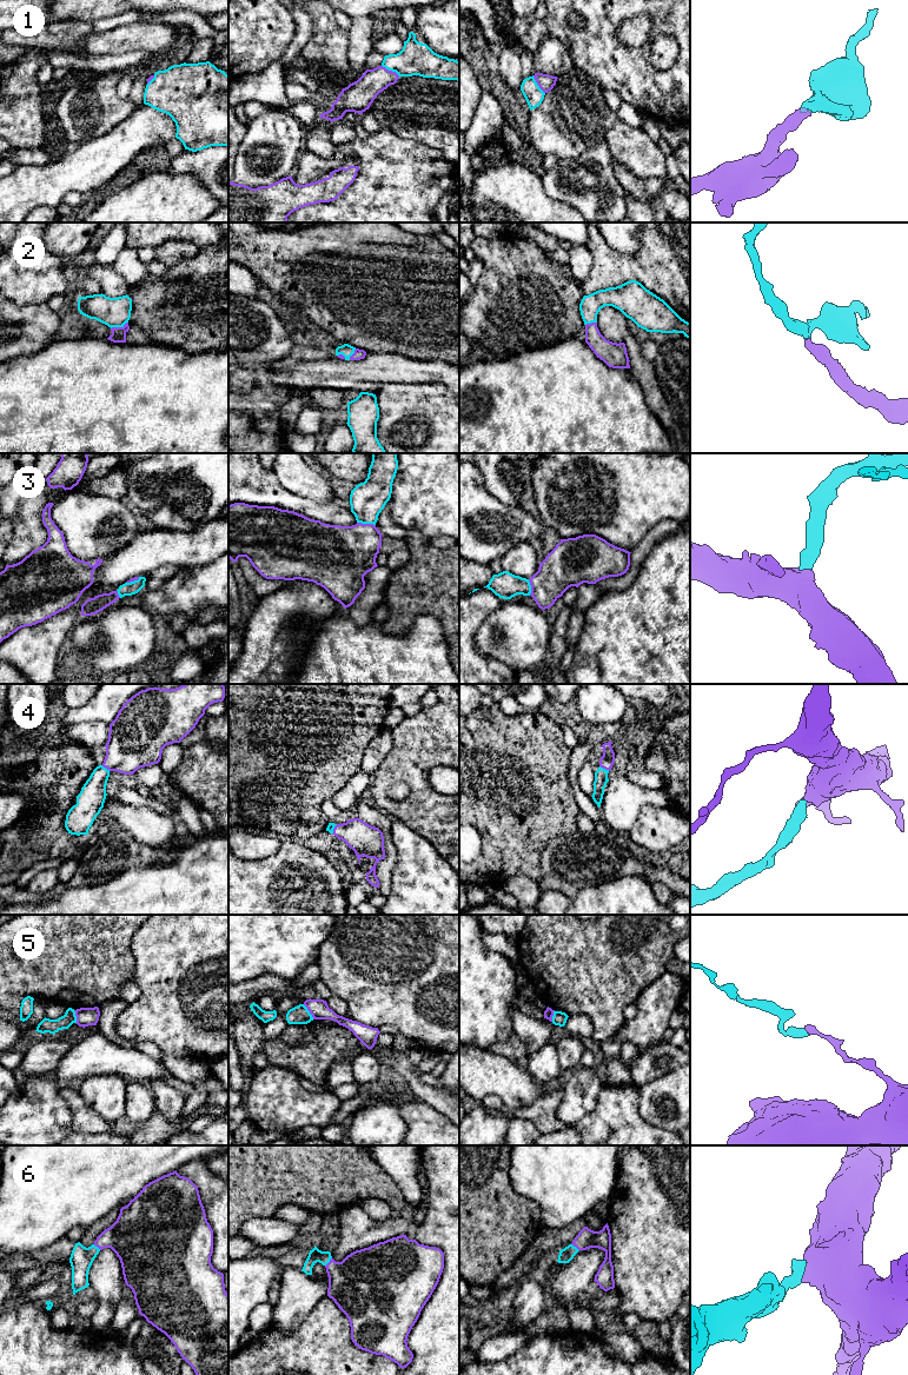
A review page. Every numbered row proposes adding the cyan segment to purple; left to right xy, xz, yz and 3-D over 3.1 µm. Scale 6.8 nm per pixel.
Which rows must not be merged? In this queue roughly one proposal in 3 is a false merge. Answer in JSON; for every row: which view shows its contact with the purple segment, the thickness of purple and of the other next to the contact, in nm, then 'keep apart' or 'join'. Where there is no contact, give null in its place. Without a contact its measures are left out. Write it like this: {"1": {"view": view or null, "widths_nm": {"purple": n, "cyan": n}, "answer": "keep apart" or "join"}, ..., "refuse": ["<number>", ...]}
{"1": {"view": "xz", "widths_nm": {"purple": 180, "cyan": 220}, "answer": "join"}, "2": {"view": "xy", "widths_nm": {"purple": 100, "cyan": 200}, "answer": "join"}, "3": {"view": "xz", "widths_nm": {"purple": 380, "cyan": 240}, "answer": "join"}, "4": {"view": "yz", "widths_nm": {"purple": 100, "cyan": 100}, "answer": "join"}, "5": {"view": "xz", "widths_nm": {"purple": 130, "cyan": 130}, "answer": "keep apart"}, "6": {"view": "xz", "widths_nm": {"purple": 400, "cyan": 90}, "answer": "join"}, "refuse": ["5"]}

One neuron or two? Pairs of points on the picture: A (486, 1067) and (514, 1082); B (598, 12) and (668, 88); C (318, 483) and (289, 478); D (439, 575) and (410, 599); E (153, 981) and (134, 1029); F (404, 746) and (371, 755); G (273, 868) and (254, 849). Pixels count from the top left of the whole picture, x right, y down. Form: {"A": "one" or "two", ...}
{"A": "one", "B": "one", "C": "one", "D": "one", "E": "one", "F": "two", "G": "two"}

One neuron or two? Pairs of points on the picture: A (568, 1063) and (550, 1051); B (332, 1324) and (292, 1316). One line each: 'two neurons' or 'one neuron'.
A: two neurons
B: two neurons

